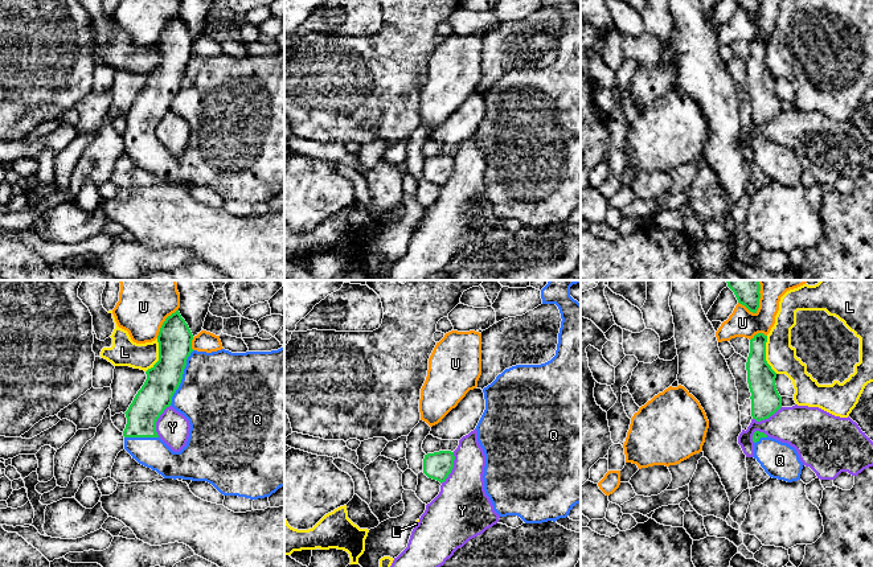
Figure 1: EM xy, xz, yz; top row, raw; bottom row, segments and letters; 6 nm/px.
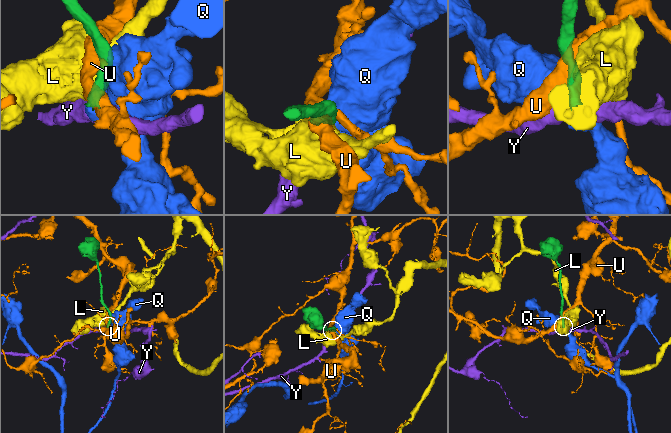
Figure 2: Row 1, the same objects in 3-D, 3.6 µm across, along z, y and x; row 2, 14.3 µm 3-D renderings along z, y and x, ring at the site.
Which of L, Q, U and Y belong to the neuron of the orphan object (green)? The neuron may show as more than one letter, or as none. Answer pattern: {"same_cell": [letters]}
{"same_cell": ["Q"]}

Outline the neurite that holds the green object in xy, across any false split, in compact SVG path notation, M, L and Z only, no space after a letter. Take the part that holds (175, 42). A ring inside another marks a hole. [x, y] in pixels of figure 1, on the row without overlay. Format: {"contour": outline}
{"contour": "M179 13L165 22L157 40L159 65L146 75L144 89L124 116L124 153L164 182L206 185L224 200L270 201L284 190L284 50L271 56L231 57L221 53L206 57L193 54L192 44ZM169 110L190 128L187 149L180 156L173 156L156 136L156 126Z"}

